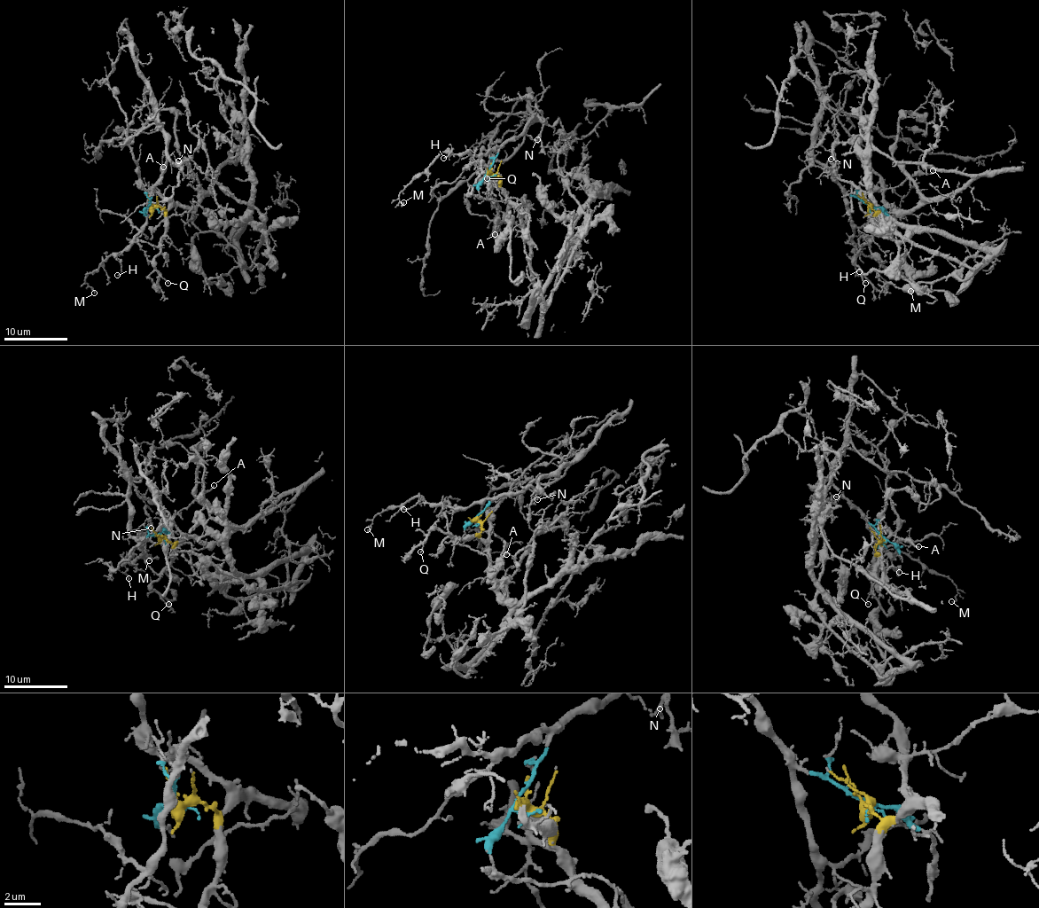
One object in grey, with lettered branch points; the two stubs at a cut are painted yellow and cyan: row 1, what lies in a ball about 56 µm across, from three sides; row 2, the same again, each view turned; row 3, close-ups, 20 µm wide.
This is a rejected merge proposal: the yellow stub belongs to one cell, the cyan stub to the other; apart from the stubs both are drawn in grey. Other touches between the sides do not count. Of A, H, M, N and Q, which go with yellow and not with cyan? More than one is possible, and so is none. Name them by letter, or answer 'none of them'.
A, Q

